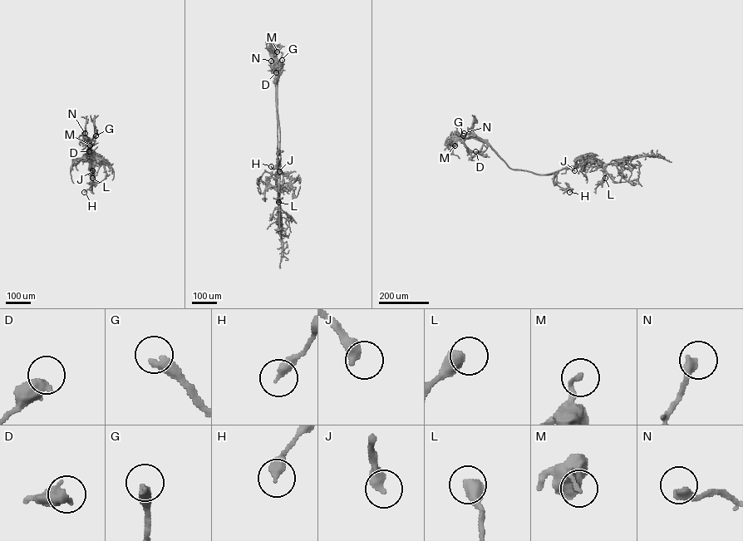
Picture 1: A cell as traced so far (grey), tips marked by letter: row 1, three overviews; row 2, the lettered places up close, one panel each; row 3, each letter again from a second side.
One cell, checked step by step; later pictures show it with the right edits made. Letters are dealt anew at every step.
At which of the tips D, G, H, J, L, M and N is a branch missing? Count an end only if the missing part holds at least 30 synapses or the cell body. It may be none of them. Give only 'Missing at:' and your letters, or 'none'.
Missing at: G, J

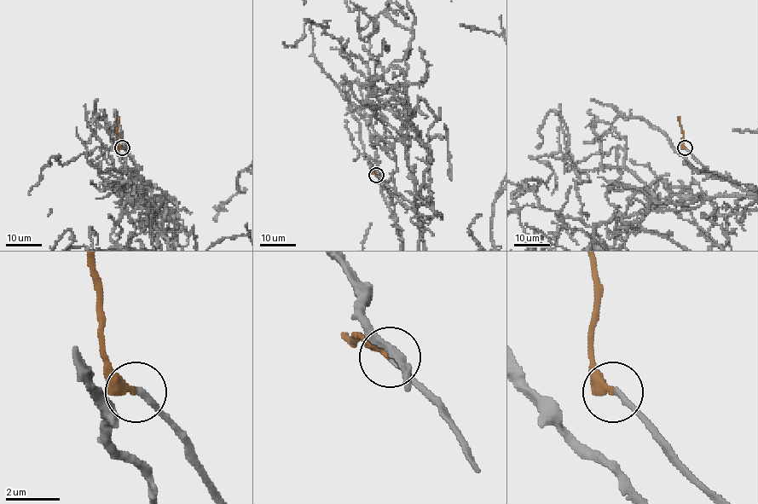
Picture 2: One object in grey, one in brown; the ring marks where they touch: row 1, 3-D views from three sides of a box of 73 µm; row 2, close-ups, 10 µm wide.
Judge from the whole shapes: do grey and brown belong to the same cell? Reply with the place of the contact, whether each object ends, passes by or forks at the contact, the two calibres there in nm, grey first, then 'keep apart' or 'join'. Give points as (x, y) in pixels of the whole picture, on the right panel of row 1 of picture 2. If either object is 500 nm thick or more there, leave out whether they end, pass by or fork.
at (685, 147); grey ends there; brown ends there; 200 nm thick on the grey side, 320 nm on the other; join

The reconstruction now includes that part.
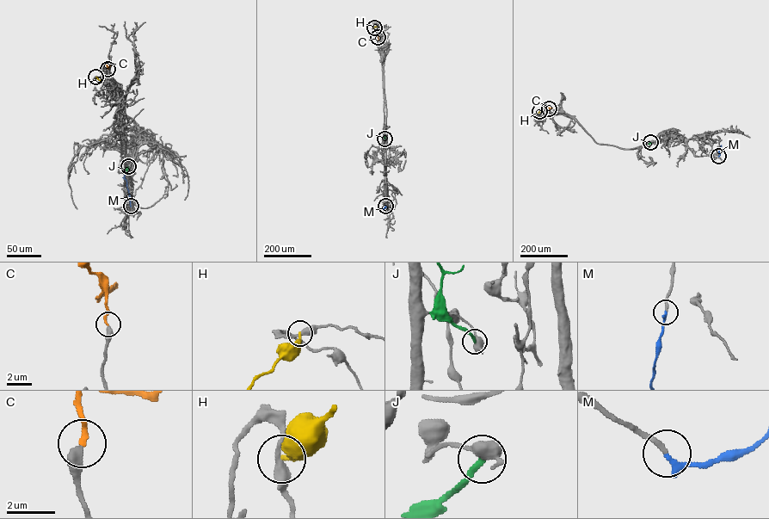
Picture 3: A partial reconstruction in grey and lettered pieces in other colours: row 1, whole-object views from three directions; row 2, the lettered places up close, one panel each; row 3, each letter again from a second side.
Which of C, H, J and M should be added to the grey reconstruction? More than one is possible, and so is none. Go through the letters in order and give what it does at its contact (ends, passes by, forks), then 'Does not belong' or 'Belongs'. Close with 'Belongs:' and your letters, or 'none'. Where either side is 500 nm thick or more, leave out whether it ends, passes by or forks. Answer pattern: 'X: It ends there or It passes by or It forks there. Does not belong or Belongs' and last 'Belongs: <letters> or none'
C: It ends there. Belongs
H: It ends there. Does not belong
J: It ends there. Does not belong
M: It ends there. Belongs
Belongs: C, M

